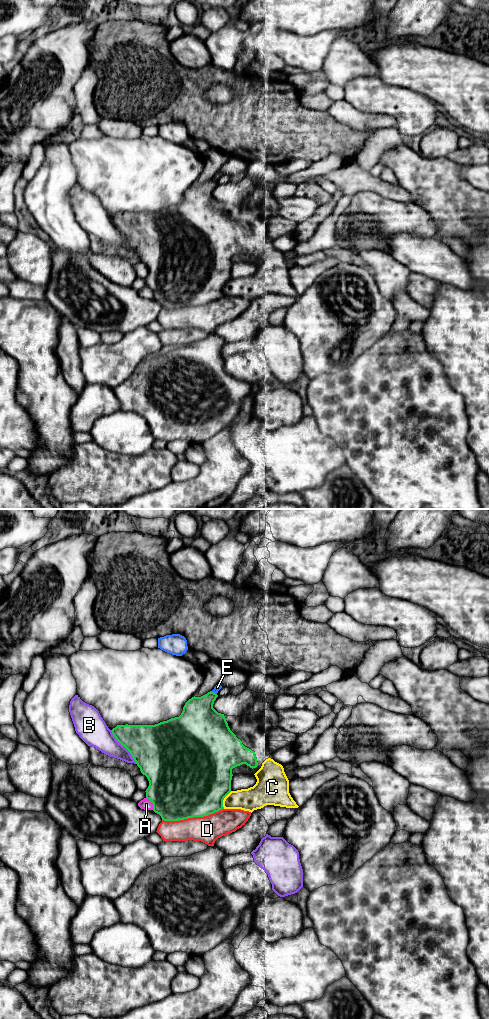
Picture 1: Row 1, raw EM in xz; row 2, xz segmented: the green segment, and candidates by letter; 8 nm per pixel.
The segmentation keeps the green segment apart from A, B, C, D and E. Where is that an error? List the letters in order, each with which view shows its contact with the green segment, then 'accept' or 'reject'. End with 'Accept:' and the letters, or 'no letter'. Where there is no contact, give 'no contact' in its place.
A: xz | reject
B: xz | reject
C: xz | accept
D: xz | reject
E: xz | reject
Accept: C

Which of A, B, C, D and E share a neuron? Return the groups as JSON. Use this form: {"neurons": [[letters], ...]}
{"neurons": [["A"], ["B"], ["C"], ["D"], ["E"]]}

